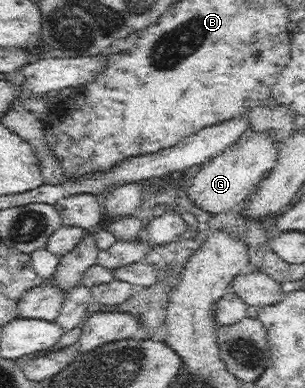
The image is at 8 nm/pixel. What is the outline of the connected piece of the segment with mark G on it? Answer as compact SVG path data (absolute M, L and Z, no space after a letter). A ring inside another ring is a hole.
M270 130L244 135L232 149L224 150L212 160L201 164L200 170L187 189L188 198L202 210L212 214L239 208L276 165L279 155L277 143Z

